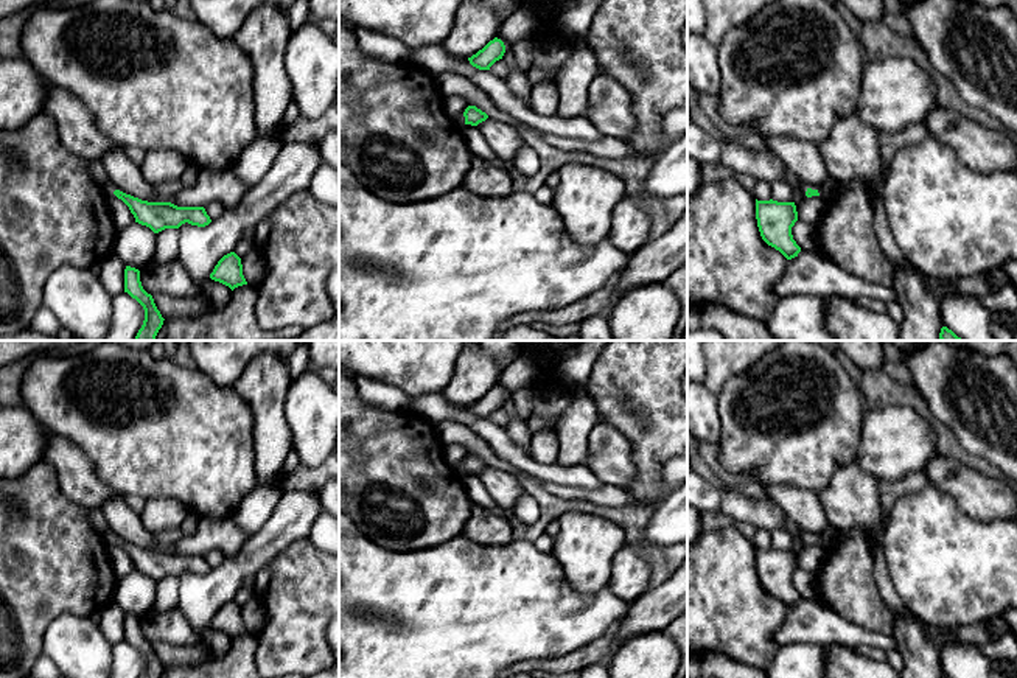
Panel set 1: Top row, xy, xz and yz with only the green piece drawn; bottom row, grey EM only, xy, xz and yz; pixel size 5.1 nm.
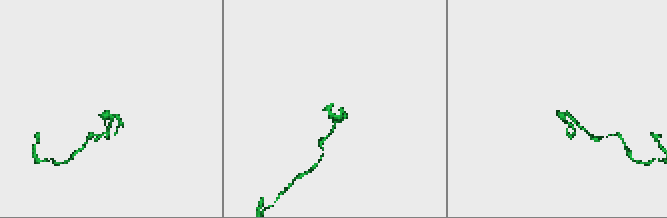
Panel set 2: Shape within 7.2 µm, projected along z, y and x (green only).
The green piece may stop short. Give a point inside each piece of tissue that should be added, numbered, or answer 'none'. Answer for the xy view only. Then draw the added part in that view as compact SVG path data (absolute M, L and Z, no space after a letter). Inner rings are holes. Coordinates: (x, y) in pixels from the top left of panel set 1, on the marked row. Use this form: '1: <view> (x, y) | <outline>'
1: xy (97, 168) | M89 160L89 168L90 168L90 173L92 173L93 179L103 187L103 190L107 194L114 194L115 187L110 182L110 179L109 179L103 163L101 162Z

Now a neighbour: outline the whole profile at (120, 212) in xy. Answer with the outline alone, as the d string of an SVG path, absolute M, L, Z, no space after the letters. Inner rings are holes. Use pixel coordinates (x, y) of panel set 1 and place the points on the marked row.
M107 194L107 207L117 229L123 229L135 222L129 207L115 194Z

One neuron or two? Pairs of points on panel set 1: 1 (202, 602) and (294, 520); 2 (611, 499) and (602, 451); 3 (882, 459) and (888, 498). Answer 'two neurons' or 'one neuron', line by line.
1: one neuron
2: two neurons
3: two neurons

